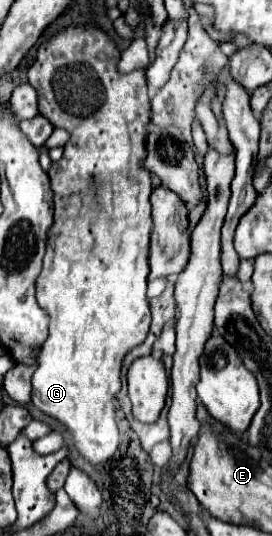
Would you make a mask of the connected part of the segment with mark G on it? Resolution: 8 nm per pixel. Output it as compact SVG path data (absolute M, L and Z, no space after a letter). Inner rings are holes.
M65 28L51 40L43 42L37 52L35 64L29 68L29 84L37 90L39 96L39 112L55 126L55 128L65 128L71 132L71 140L65 144L63 158L59 162L53 162L49 168L49 178L51 178L51 188L55 194L55 224L49 230L47 238L47 254L43 258L43 270L37 278L37 302L39 306L47 312L49 316L49 338L45 340L41 354L37 358L37 370L33 374L33 406L41 410L43 414L55 418L61 422L71 438L73 438L73 448L91 464L103 464L117 452L119 448L119 430L115 422L115 396L121 390L121 362L123 356L137 344L141 344L149 332L151 324L151 310L149 310L149 300L145 296L147 290L147 274L149 274L149 232L151 232L151 176L147 170L141 168L141 160L145 158L145 136L147 136L147 122L149 122L149 90L145 82L145 72L137 70L127 76L121 76L117 72L117 62L119 62L119 50L115 44L97 28Z

